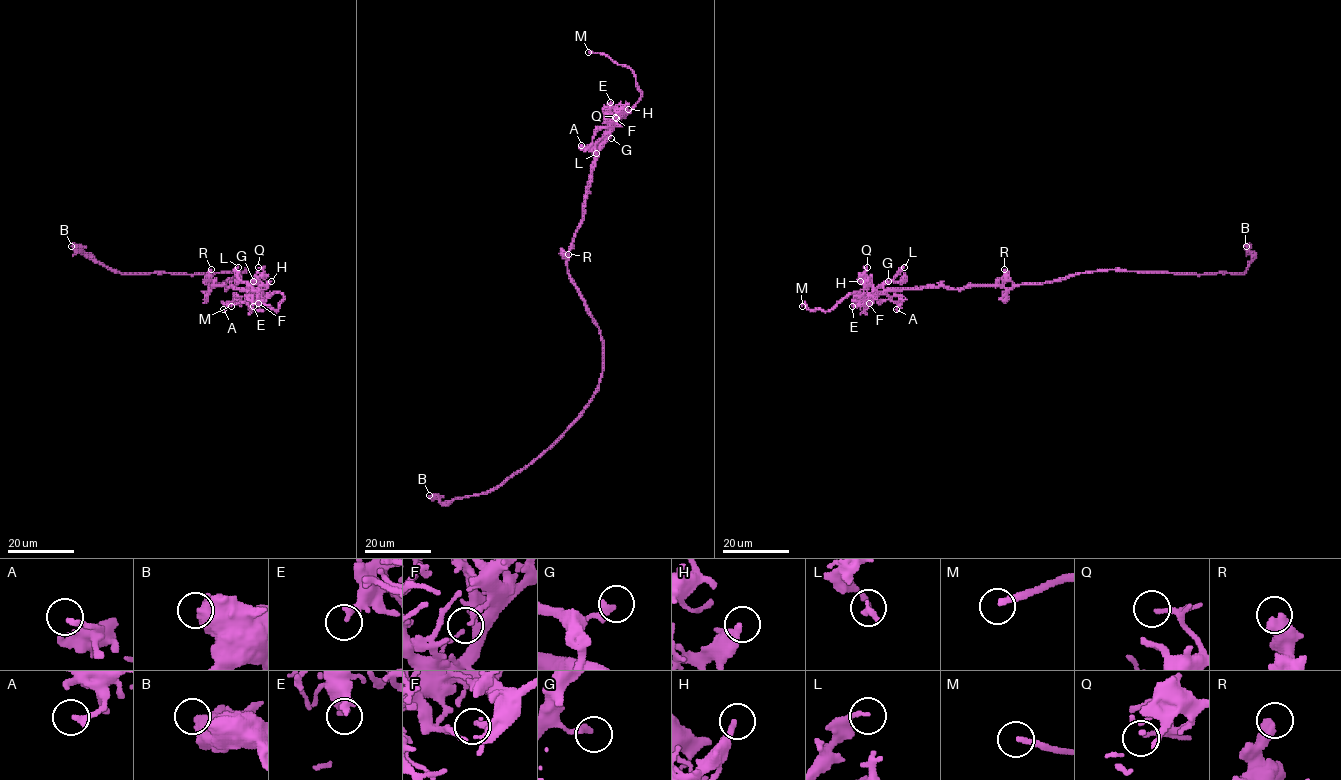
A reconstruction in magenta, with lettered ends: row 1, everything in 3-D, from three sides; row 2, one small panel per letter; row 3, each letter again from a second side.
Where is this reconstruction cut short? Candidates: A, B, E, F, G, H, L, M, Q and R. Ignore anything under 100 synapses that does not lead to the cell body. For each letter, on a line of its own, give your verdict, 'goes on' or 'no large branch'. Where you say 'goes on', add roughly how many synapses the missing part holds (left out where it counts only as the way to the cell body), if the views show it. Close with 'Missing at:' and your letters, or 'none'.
A: no large branch
B: no large branch
E: no large branch
F: no large branch
G: no large branch
H: no large branch
L: no large branch
M: goes on
Q: no large branch
R: no large branch
Missing at: M

